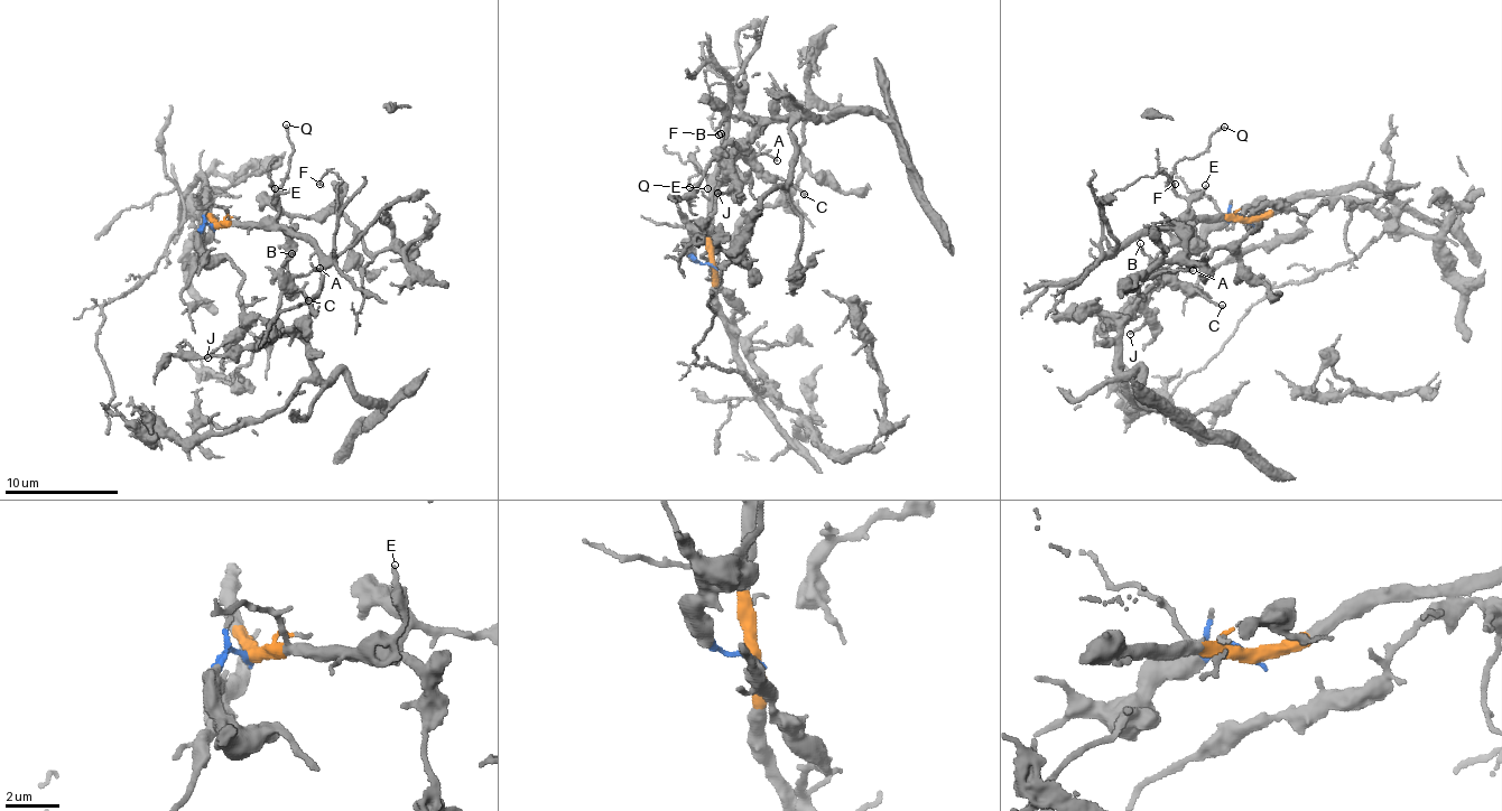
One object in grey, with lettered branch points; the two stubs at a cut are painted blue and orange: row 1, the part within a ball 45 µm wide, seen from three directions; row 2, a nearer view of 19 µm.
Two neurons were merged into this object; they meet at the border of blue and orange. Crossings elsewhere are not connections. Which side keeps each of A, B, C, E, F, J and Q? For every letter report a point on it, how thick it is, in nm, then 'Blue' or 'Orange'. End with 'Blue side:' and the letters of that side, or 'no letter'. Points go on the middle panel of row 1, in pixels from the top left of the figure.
A: Place: (777, 160). Thickness 140 nm. Blue
B: Place: (721, 133). Thickness 140 nm. Blue
C: Place: (804, 194). Thickness 160 nm. Blue
E: Place: (707, 188). Thickness 180 nm. Orange
F: Place: (719, 134). Thickness 120 nm. Orange
J: Place: (717, 193). Thickness 150 nm. Blue
Q: Place: (689, 187). Thickness 170 nm. Orange
Blue side: A, B, C, J

